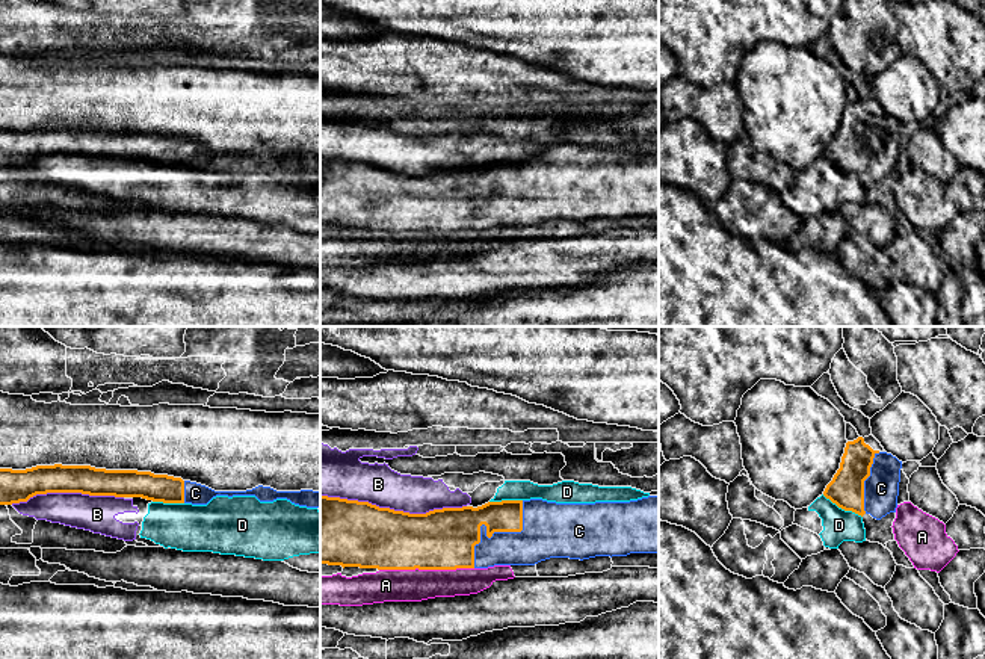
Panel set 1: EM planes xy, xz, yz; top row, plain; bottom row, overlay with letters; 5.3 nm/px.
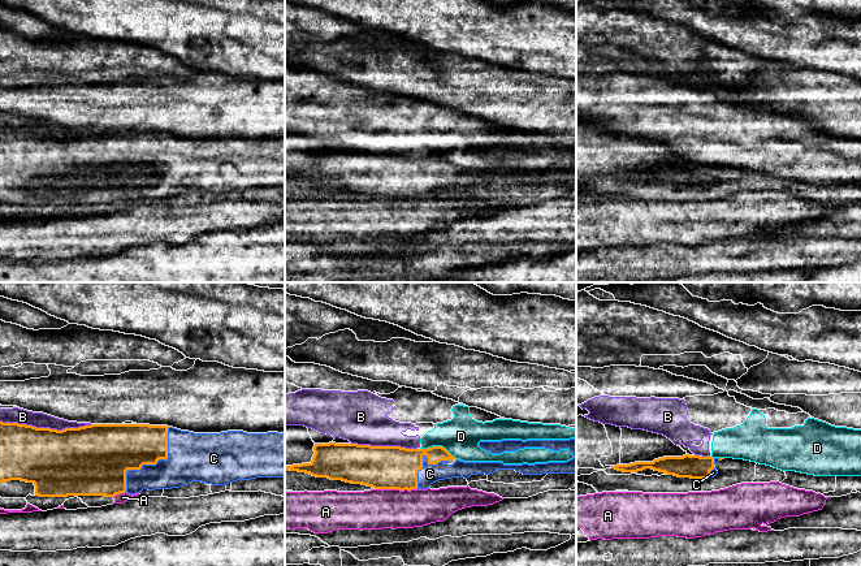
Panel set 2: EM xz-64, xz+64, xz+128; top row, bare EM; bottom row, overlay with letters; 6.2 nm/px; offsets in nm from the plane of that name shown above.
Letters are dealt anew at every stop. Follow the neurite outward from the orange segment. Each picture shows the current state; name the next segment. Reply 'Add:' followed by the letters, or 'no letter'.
Add: C

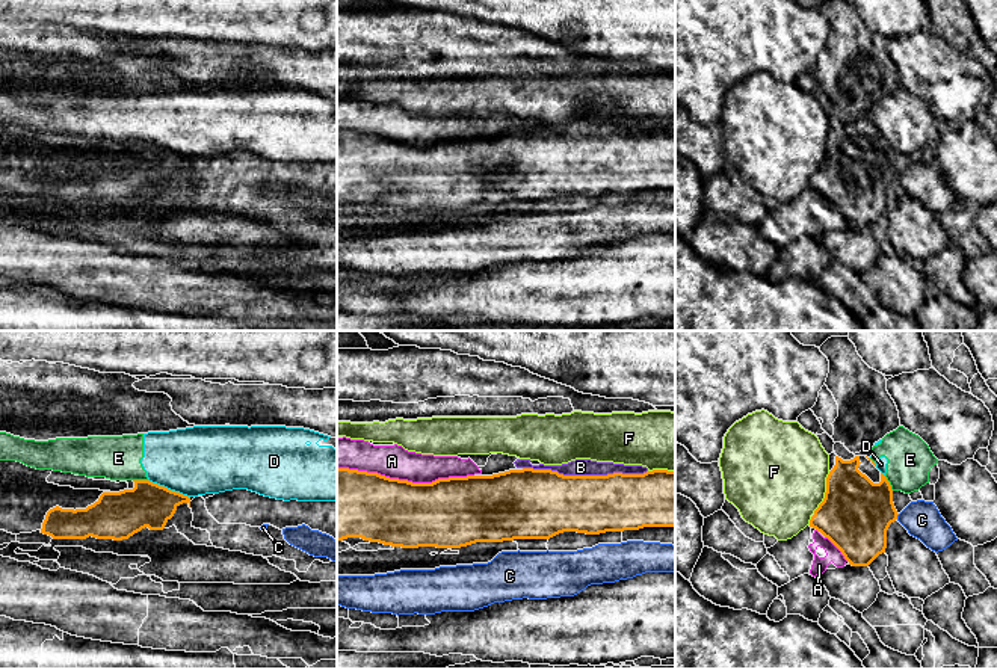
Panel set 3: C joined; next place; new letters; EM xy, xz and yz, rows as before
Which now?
Add: no letter

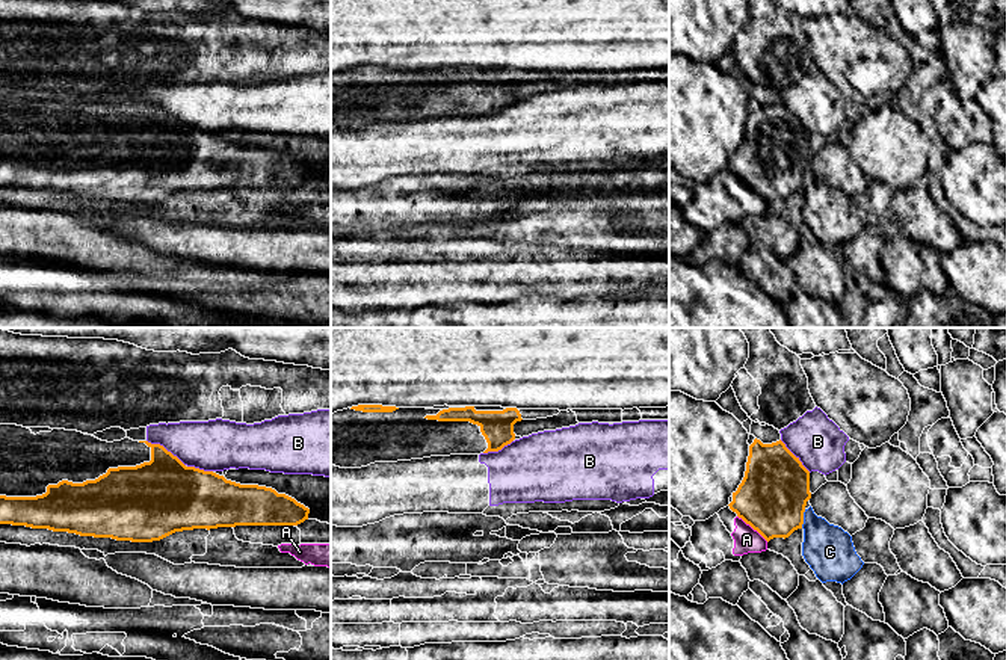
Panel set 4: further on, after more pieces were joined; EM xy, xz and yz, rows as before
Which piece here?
Add: no letter

